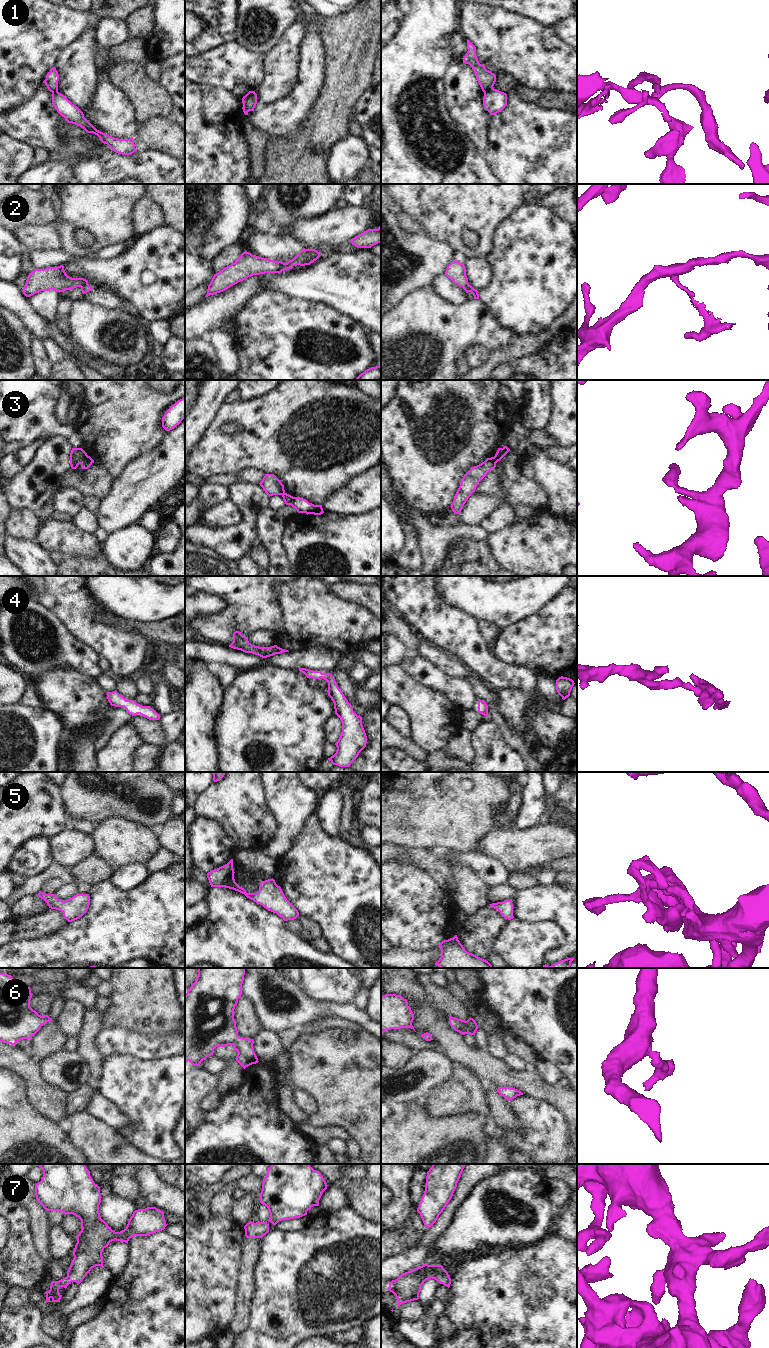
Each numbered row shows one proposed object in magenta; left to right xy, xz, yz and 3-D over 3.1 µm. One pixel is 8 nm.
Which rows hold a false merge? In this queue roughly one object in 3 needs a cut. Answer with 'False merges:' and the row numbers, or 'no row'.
False merges: 1, 2, 3

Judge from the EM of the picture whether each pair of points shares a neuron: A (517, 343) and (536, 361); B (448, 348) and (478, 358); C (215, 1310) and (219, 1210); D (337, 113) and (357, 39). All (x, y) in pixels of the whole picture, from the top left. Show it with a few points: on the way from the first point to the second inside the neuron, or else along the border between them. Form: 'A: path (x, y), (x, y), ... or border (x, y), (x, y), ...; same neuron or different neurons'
A: border (549, 341), (531, 353), (507, 361); different neurons
B: border (465, 353), (470, 347), (481, 345), (489, 354); different neurons
C: border (229, 1215), (211, 1219); different neurons
D: path (339, 95), (348, 74), (349, 57); same neuron

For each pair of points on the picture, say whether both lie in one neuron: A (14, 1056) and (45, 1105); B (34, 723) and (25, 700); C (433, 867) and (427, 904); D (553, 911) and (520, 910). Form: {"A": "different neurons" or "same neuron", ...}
{"A": "same neuron", "B": "different neurons", "C": "different neurons", "D": "same neuron"}

